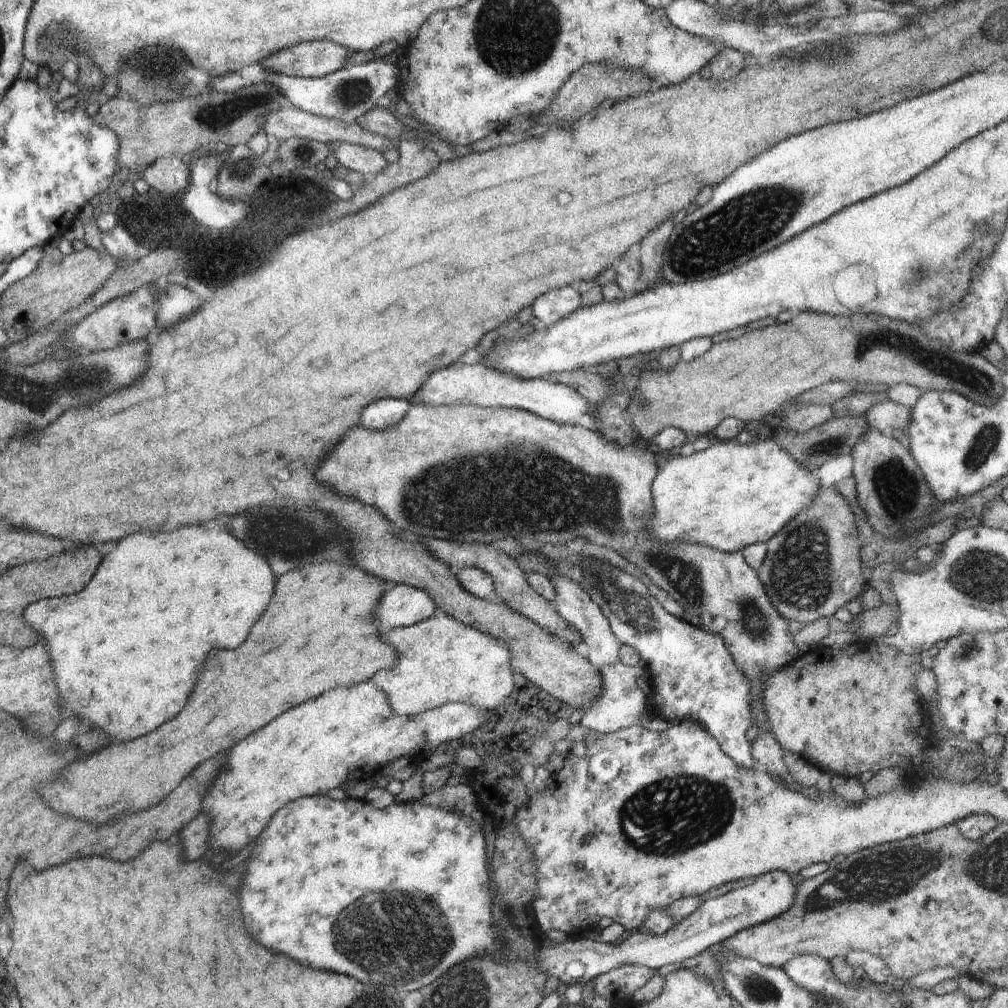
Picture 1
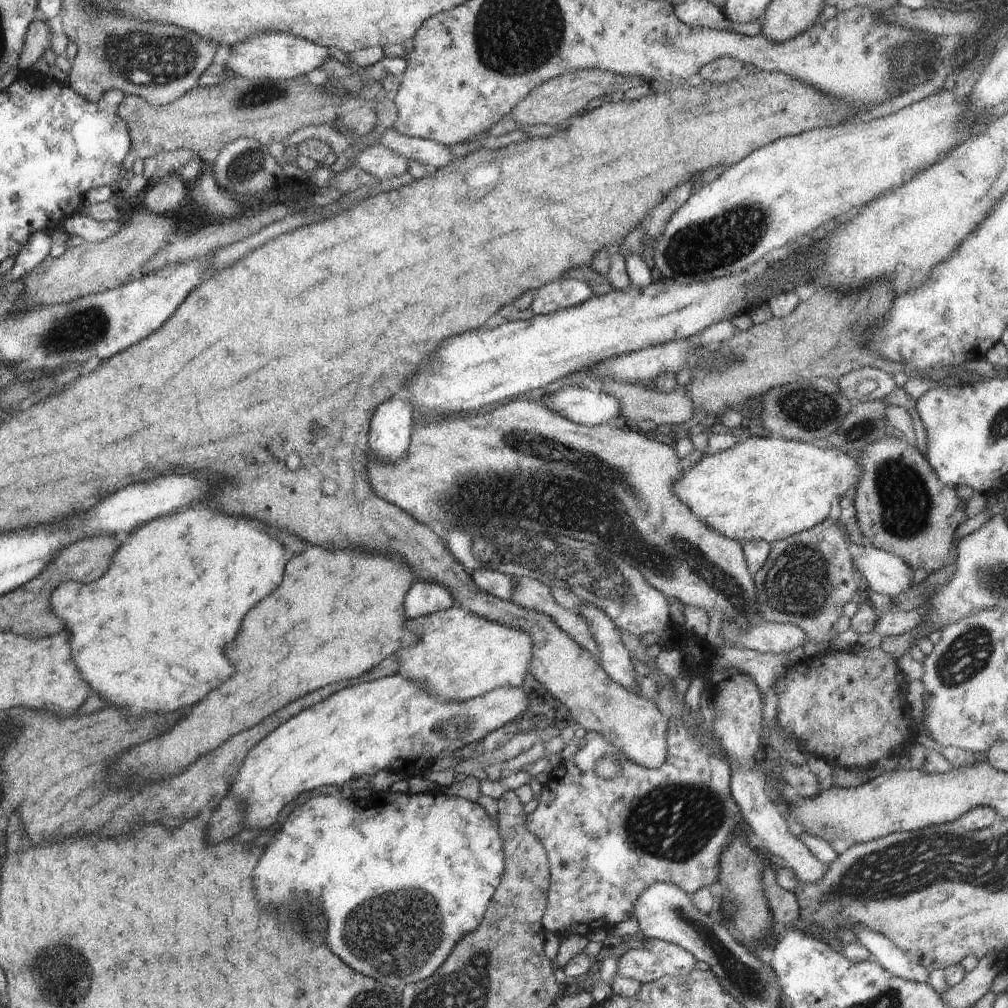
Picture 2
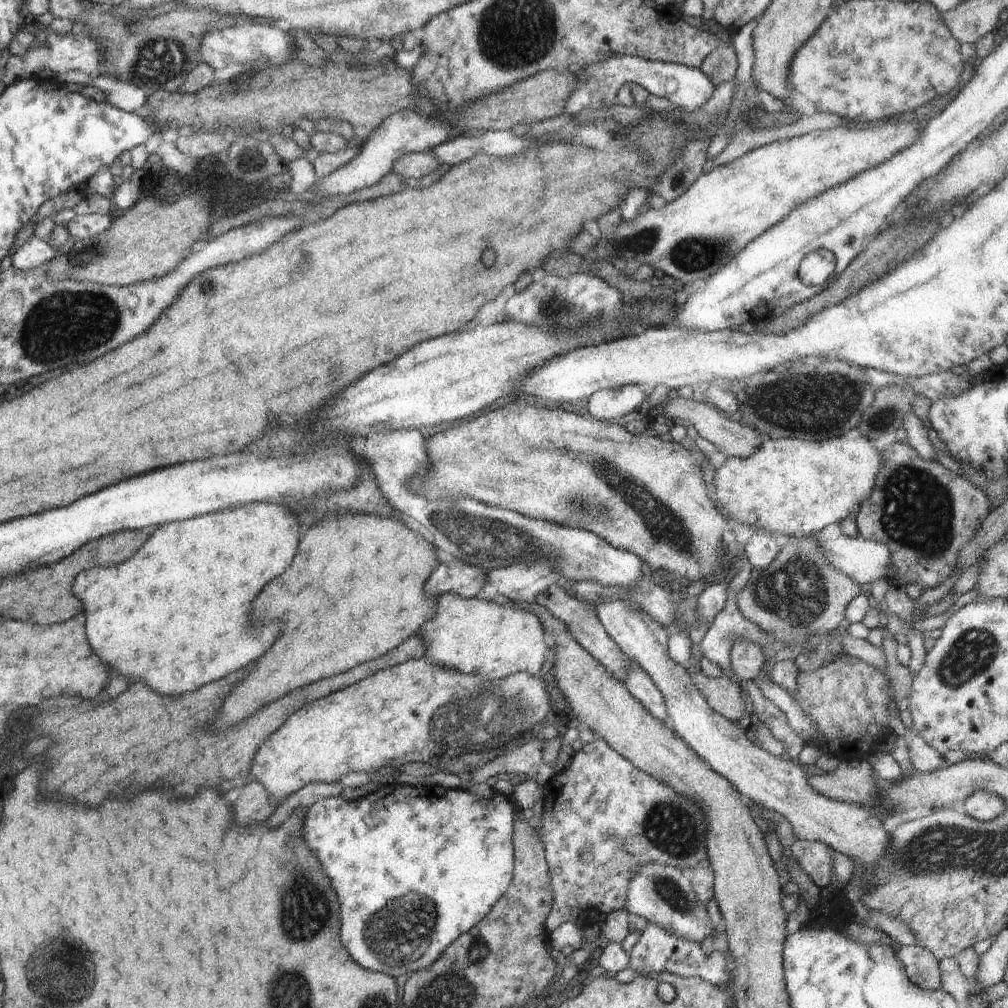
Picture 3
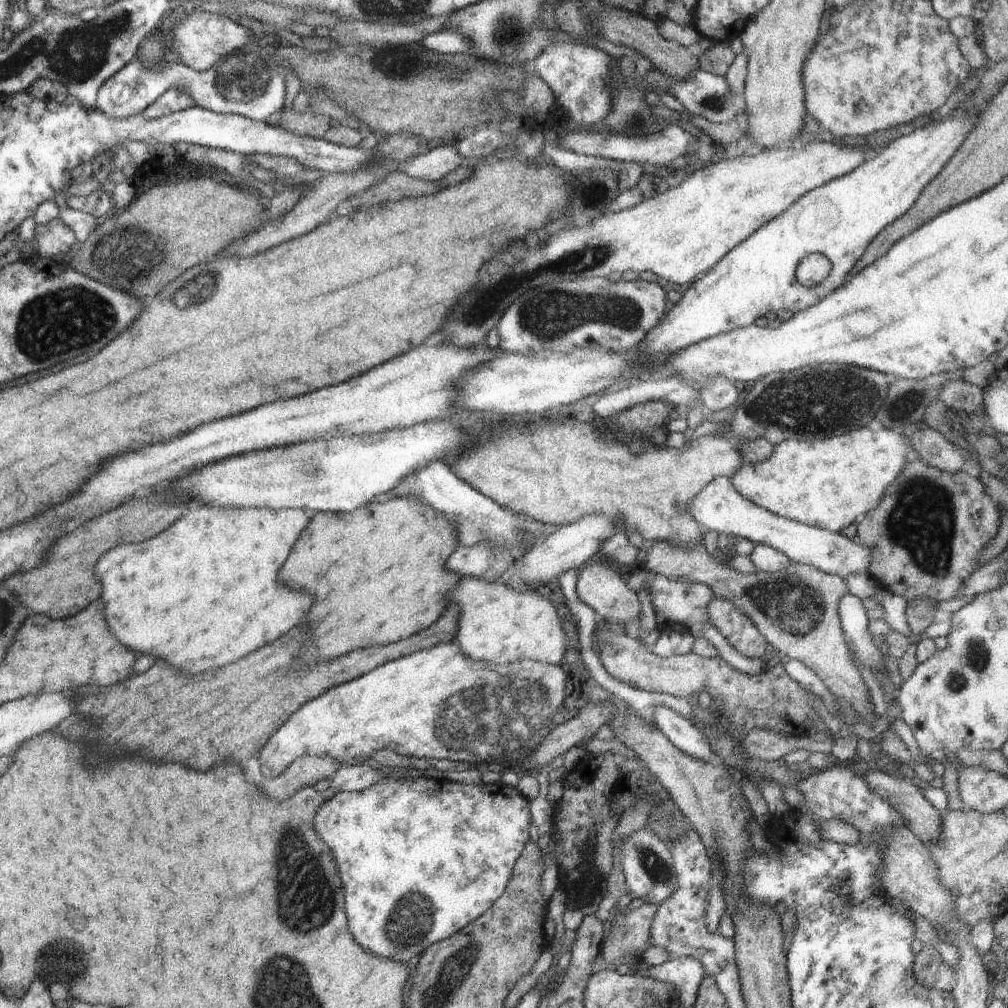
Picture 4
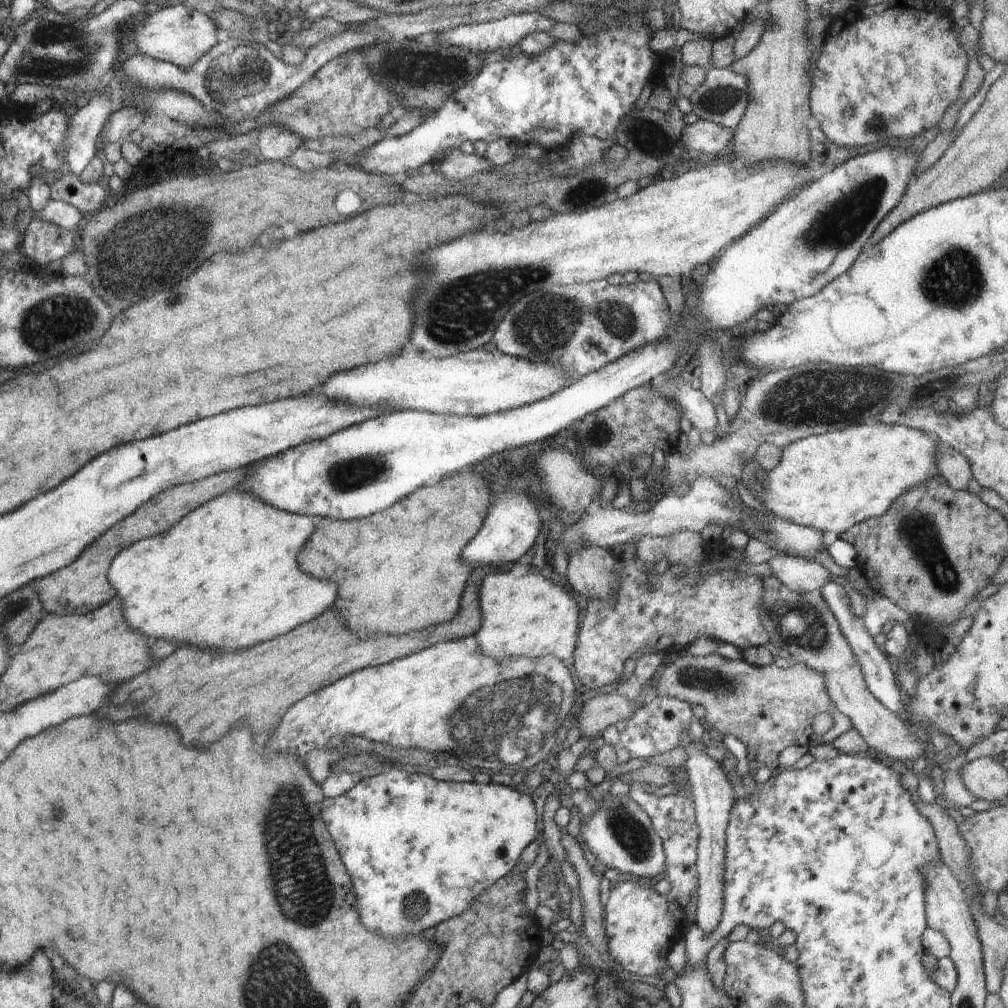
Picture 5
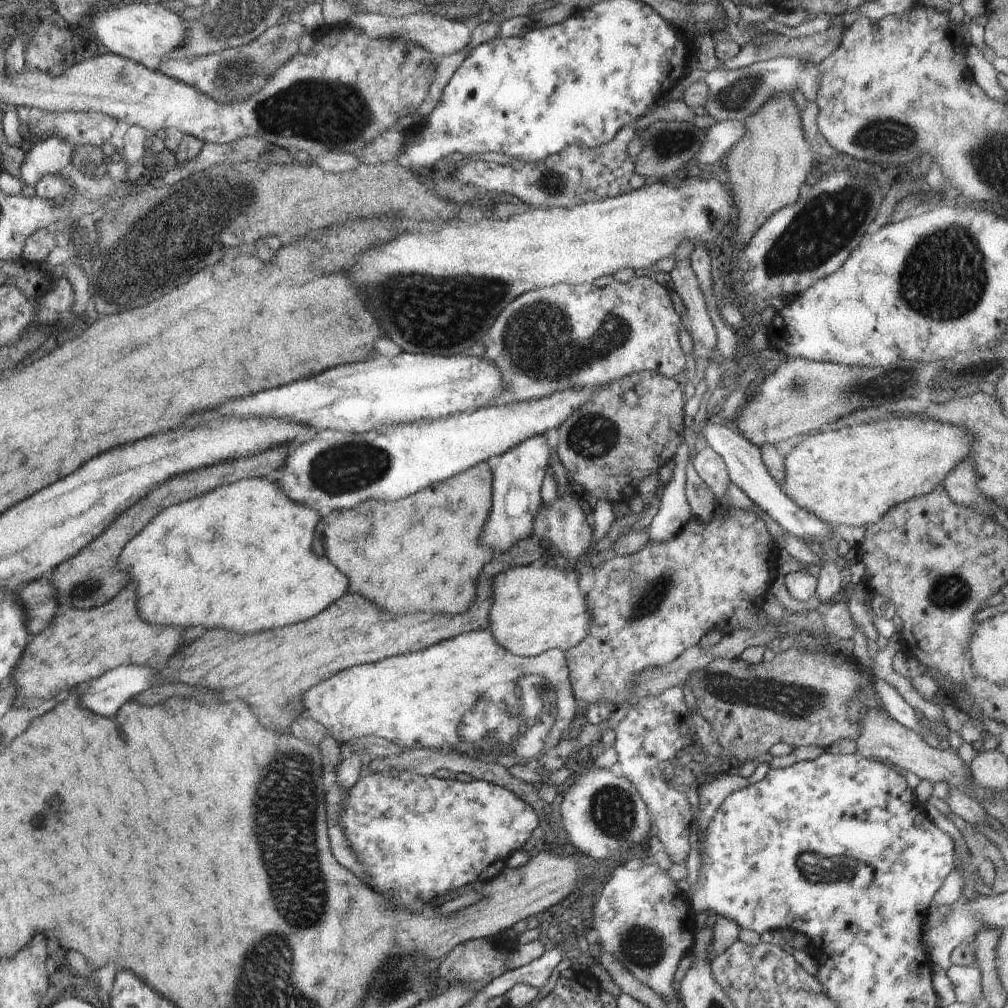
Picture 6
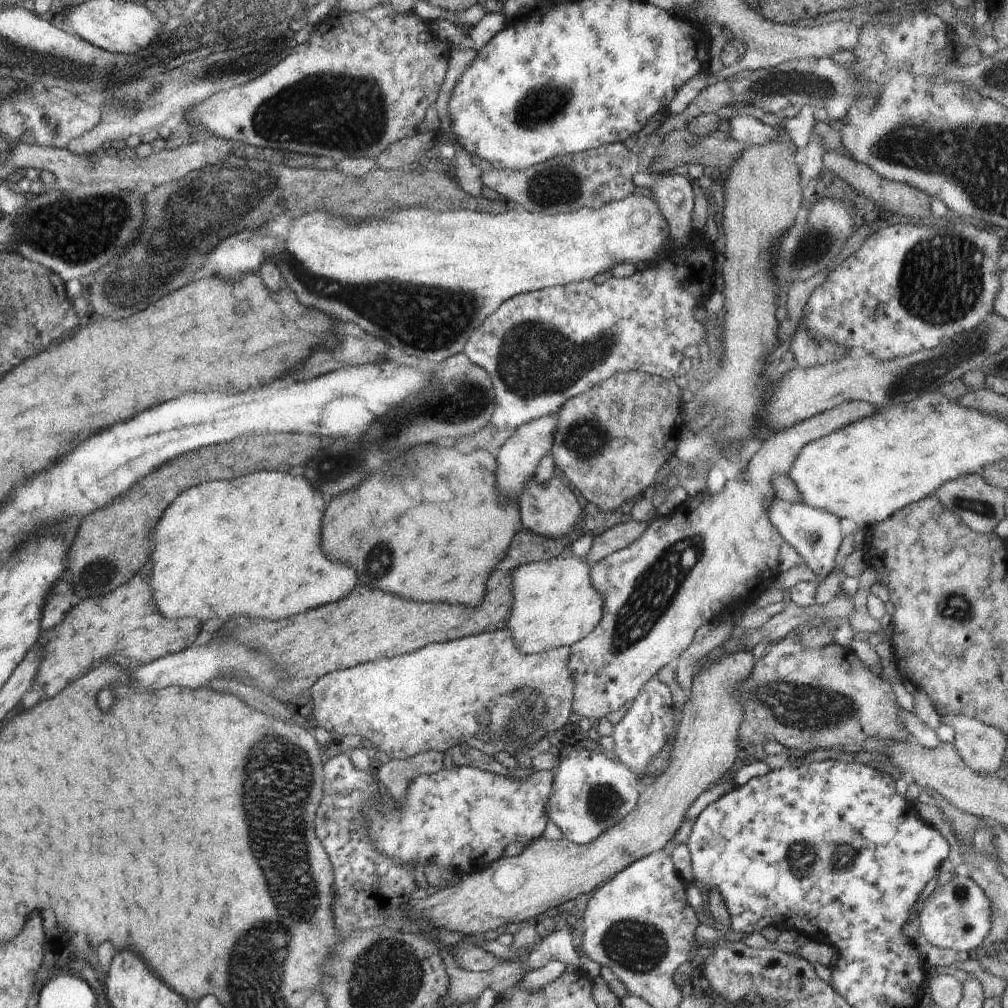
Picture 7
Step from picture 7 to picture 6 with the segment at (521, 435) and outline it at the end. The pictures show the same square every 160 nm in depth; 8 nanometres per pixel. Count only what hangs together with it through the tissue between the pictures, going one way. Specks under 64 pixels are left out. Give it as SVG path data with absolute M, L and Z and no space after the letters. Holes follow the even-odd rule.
M538 435L512 447L492 462L492 506L480 536L480 542L486 548L495 553L505 553L534 534L534 519L541 509L541 488L546 476L545 468L550 458L550 449L543 435Z

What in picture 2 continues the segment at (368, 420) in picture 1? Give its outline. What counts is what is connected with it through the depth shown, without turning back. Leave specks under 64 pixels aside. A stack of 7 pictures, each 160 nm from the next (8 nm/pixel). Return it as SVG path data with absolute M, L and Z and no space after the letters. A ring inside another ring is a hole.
M402 395L383 402L372 415L368 440L372 454L383 463L404 457L411 441L413 406Z

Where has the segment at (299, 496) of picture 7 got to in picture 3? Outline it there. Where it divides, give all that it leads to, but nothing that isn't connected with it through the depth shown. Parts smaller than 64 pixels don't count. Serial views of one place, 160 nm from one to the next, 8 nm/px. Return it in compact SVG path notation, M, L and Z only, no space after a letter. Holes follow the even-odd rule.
M281 502L248 503L238 506L238 508L230 507L230 510L220 510L220 512L214 512L214 514L196 516L196 518L192 517L183 521L174 521L157 526L151 530L150 536L140 547L140 550L135 552L134 556L127 561L120 563L118 566L98 567L79 572L73 580L71 593L82 603L85 630L87 631L91 649L112 670L112 676L122 675L125 679L129 678L130 684L136 684L136 682L144 683L148 688L152 688L154 692L164 694L164 696L178 696L178 694L194 692L200 686L204 686L208 682L216 682L216 680L228 676L230 672L236 672L236 668L240 670L240 668L248 666L250 662L258 660L274 644L272 640L278 638L280 628L278 628L278 624L252 626L250 620L248 620L252 600L266 586L268 580L280 576L292 564L292 558L296 554L299 542L300 525L298 514L292 514L286 508L287 506L284 506Z

